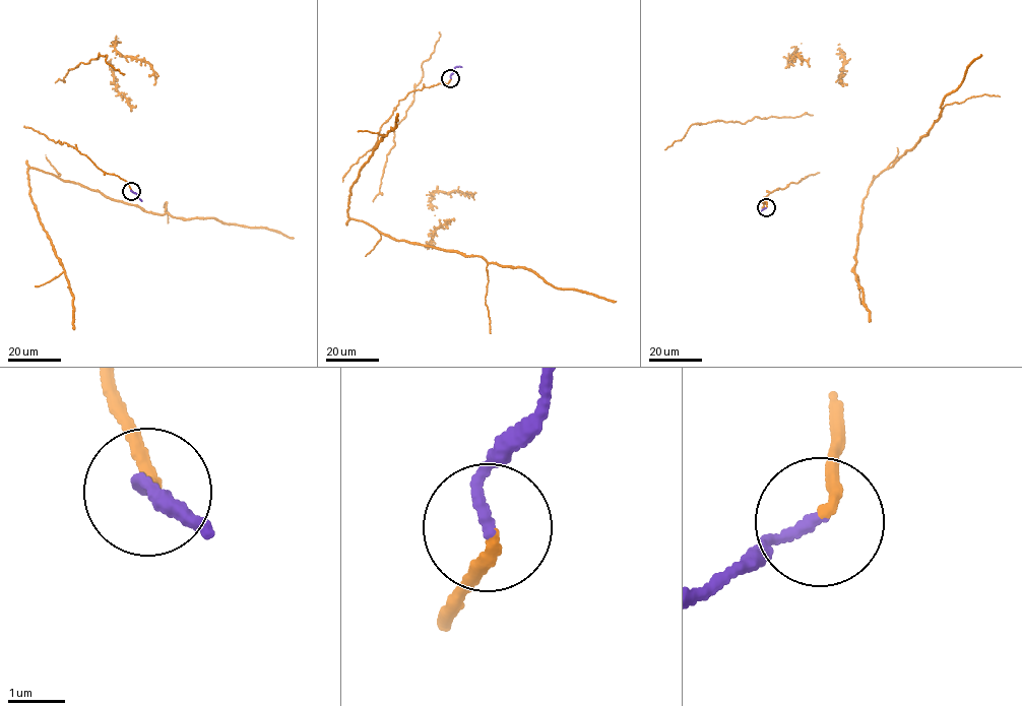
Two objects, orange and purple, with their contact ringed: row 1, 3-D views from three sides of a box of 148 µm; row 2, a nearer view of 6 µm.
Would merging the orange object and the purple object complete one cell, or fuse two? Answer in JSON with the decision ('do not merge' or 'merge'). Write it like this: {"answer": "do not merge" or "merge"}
{"answer": "do not merge"}

